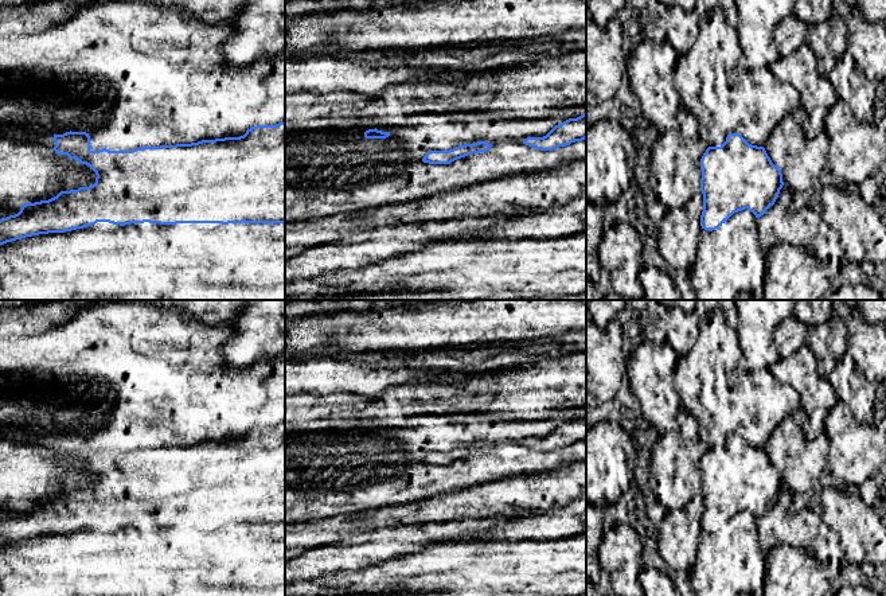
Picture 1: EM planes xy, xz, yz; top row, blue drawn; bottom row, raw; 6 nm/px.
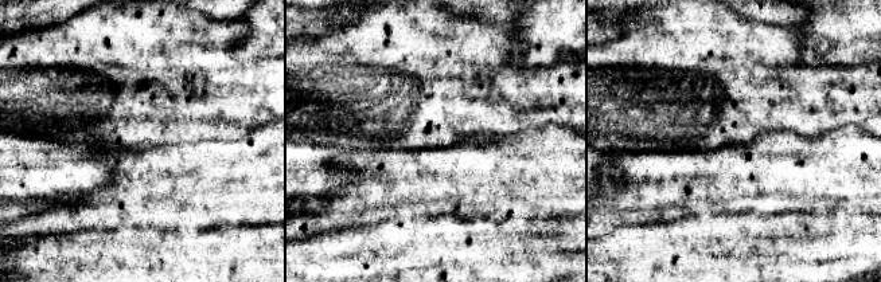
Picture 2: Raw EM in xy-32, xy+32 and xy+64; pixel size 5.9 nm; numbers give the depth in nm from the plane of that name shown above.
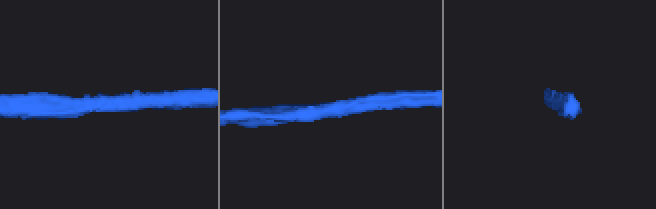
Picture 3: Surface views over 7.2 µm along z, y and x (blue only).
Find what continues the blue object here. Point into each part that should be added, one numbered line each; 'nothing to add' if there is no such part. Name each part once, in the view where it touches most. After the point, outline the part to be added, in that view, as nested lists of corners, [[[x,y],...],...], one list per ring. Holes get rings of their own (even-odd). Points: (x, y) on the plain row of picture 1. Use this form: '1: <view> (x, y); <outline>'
nothing to add

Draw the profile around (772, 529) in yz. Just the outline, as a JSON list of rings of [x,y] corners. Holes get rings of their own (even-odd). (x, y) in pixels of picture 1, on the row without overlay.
[[[782,487],[774,506],[757,521],[760,546],[766,554],[781,544],[808,548],[819,534],[821,518],[808,507],[791,513],[792,492]]]

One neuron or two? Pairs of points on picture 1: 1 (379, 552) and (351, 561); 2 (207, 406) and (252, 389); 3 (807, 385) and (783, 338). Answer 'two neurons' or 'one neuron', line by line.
1: one neuron
2: one neuron
3: two neurons

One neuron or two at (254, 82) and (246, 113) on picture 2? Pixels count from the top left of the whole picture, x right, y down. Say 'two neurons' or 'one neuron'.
one neuron

